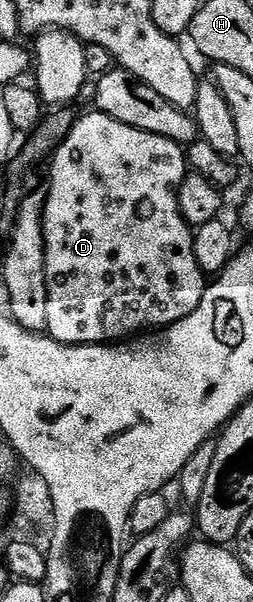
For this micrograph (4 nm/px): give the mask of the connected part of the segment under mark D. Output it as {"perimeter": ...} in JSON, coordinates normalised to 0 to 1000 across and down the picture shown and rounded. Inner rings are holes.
{"perimeter":[[[360,183],[360,188],[352,188],[348,193],[328,193],[316,199],[308,194],[308,198],[285,204],[273,223],[249,231],[245,239],[217,248],[198,272],[202,307],[182,307],[178,312],[186,334],[178,336],[178,355],[170,357],[170,387],[178,389],[178,455],[186,457],[186,475],[194,478],[194,542],[186,543],[182,556],[202,558],[213,565],[241,568],[245,571],[435,571],[443,568],[486,568],[506,561],[545,560],[553,555],[577,553],[585,548],[652,547],[668,540],[704,535],[715,528],[763,522],[763,515],[779,515],[779,508],[802,493],[810,453],[783,439],[779,424],[767,420],[771,385],[755,374],[731,369],[731,362],[708,347],[708,311],[715,309],[715,302],[747,289],[747,274],[727,241],[684,236],[668,229],[636,229],[621,223],[589,223],[573,216],[542,216],[526,209],[494,209],[494,203],[462,203],[447,196],[419,193],[411,186]]]}

